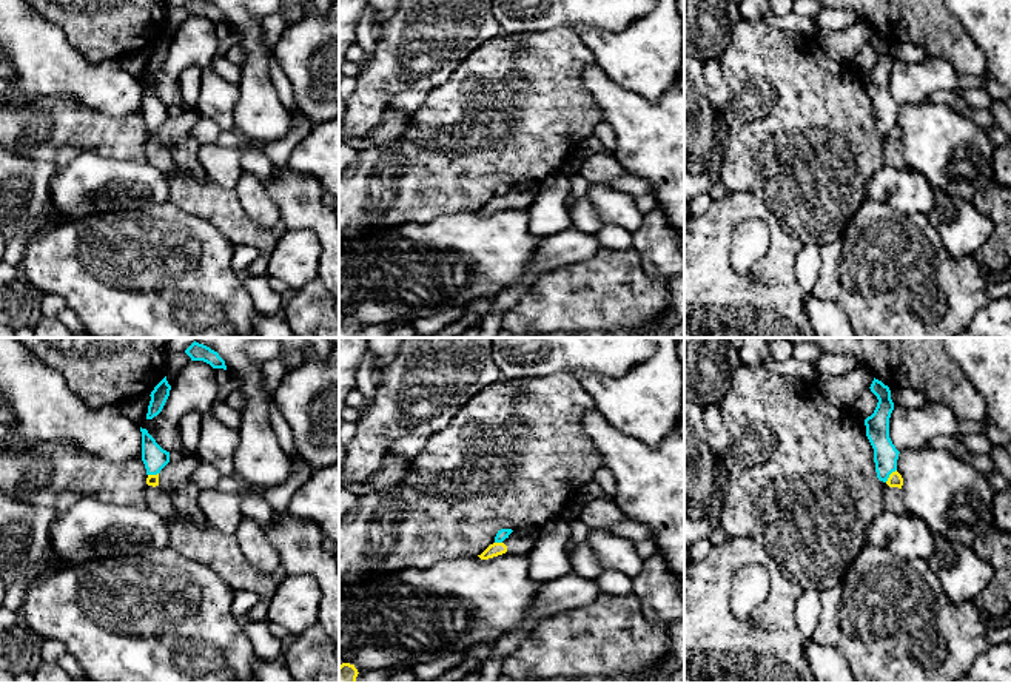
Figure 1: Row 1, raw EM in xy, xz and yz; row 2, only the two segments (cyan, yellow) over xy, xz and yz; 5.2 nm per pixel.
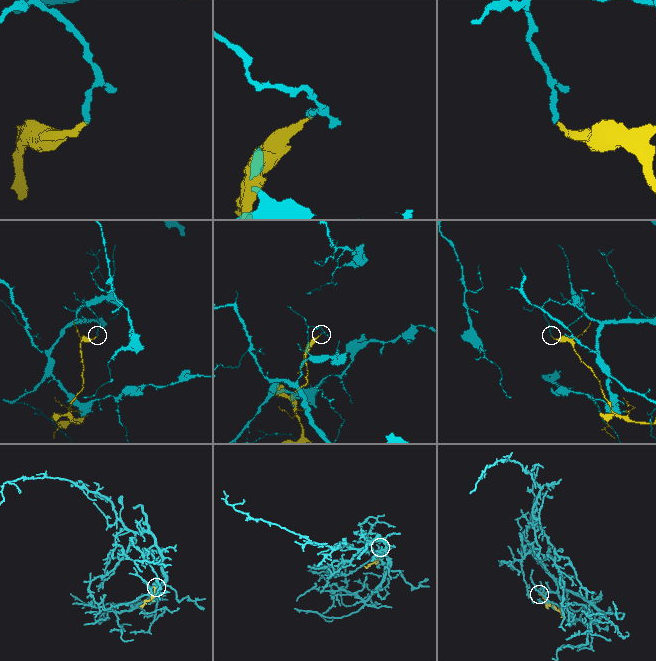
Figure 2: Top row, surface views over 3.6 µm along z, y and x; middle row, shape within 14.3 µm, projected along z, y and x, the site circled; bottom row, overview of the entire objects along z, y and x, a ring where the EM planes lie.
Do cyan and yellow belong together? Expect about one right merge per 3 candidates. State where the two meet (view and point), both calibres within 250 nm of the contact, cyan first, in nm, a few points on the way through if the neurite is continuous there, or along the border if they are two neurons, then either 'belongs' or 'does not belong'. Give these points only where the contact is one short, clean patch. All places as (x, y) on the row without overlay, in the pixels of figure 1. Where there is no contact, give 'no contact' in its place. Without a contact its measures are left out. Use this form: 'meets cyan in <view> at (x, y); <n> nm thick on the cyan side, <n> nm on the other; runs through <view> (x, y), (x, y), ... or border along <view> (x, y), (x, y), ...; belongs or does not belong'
meets cyan in yz at (890, 128); 130 nm thick on the cyan side, 70 nm on the other; border along yz (896, 124), (885, 136); does not belong

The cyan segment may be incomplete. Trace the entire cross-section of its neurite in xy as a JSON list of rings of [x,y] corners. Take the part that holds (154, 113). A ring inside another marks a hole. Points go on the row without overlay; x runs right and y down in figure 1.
[[[142,83],[142,116],[146,123],[146,130],[157,130],[170,117],[170,106],[163,105],[156,94]]]

